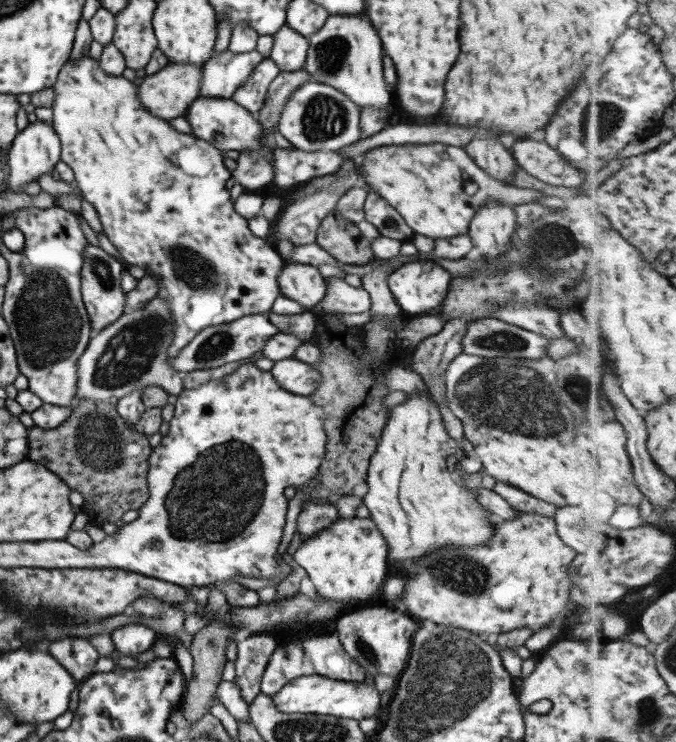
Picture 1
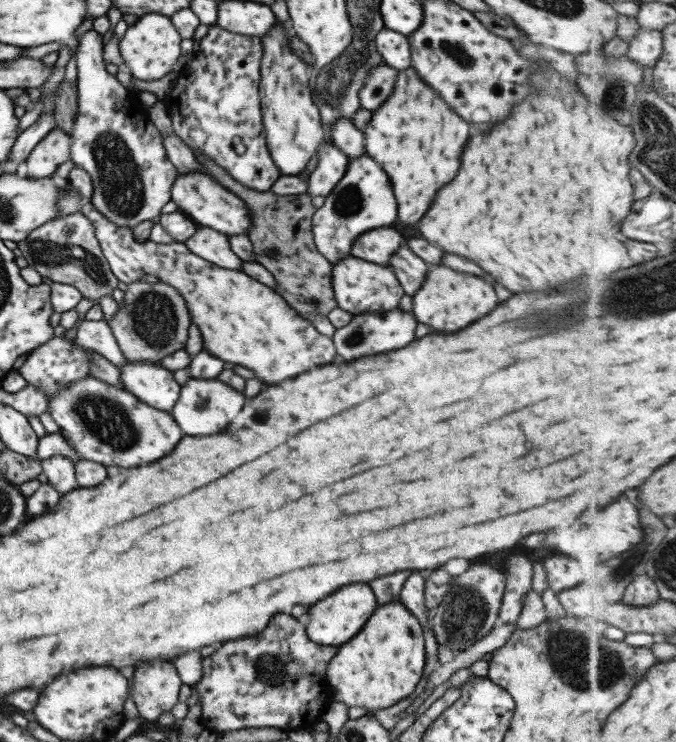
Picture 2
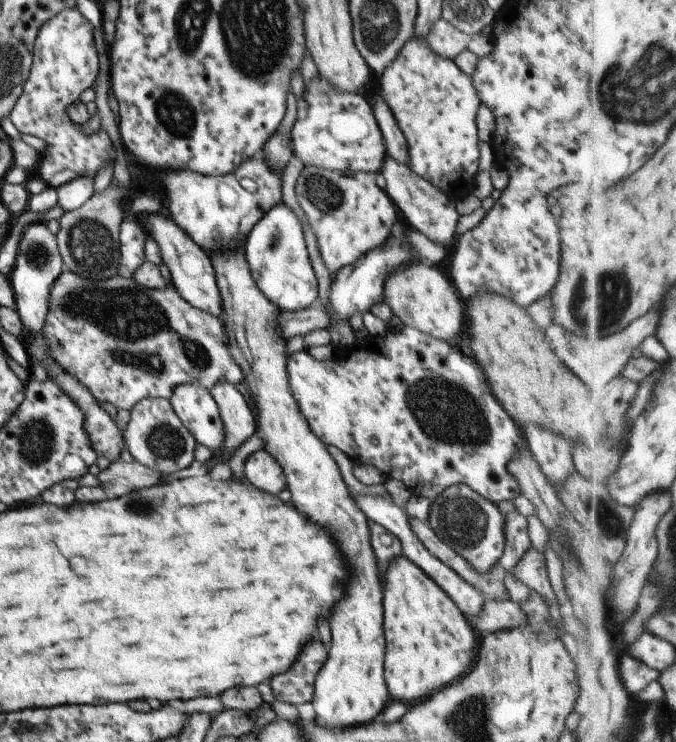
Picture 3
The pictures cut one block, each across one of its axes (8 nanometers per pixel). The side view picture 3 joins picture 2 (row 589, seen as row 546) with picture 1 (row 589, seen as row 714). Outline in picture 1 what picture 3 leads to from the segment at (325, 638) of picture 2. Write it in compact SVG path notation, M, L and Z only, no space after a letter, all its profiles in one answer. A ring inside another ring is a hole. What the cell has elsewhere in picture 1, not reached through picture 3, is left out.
M337 517L335 521L328 527L321 529L311 536L309 540L303 541L303 544L293 552L293 560L301 567L306 576L309 577L315 588L315 592L319 598L329 600L329 602L338 602L347 604L348 609L345 612L362 608L371 604L371 600L381 602L380 586L386 580L387 572L387 544L381 537L381 533L377 530L375 523L367 518L351 518Z

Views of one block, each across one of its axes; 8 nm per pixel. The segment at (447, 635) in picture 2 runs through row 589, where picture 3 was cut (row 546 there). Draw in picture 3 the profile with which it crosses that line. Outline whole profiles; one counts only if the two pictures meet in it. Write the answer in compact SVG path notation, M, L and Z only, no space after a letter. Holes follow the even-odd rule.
M464 484L447 487L435 500L430 501L427 525L441 542L461 556L469 568L483 576L495 566L501 558L505 546L503 536L504 515L494 503L481 498Z

